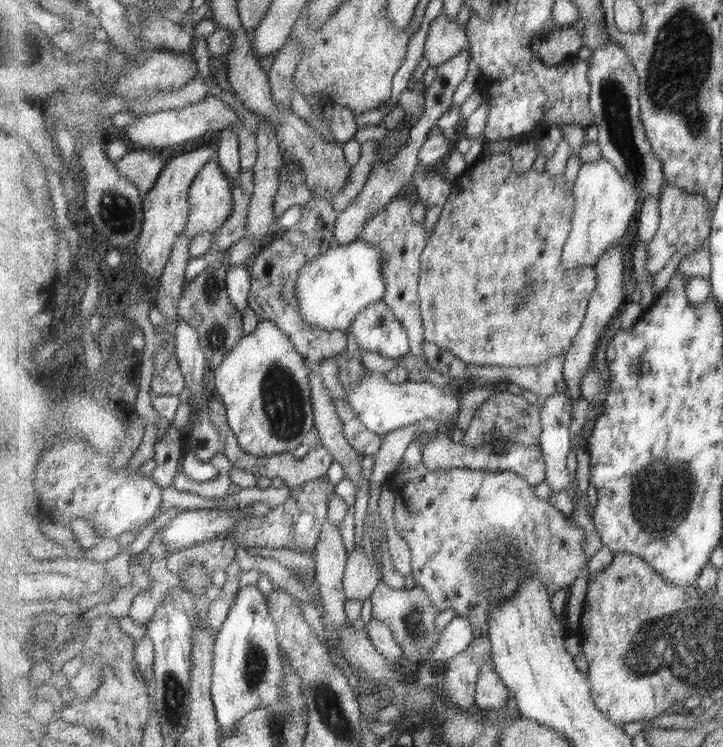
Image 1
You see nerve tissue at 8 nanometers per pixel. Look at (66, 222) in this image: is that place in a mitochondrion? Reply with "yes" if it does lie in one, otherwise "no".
no

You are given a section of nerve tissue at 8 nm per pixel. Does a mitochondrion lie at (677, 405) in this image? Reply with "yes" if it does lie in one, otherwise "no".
no

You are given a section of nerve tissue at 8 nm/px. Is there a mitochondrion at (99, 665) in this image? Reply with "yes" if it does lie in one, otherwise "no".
no

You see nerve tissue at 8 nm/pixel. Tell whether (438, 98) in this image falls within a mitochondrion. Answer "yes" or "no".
no

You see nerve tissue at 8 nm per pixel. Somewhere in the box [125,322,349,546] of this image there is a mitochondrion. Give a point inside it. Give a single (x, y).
(282, 396)

